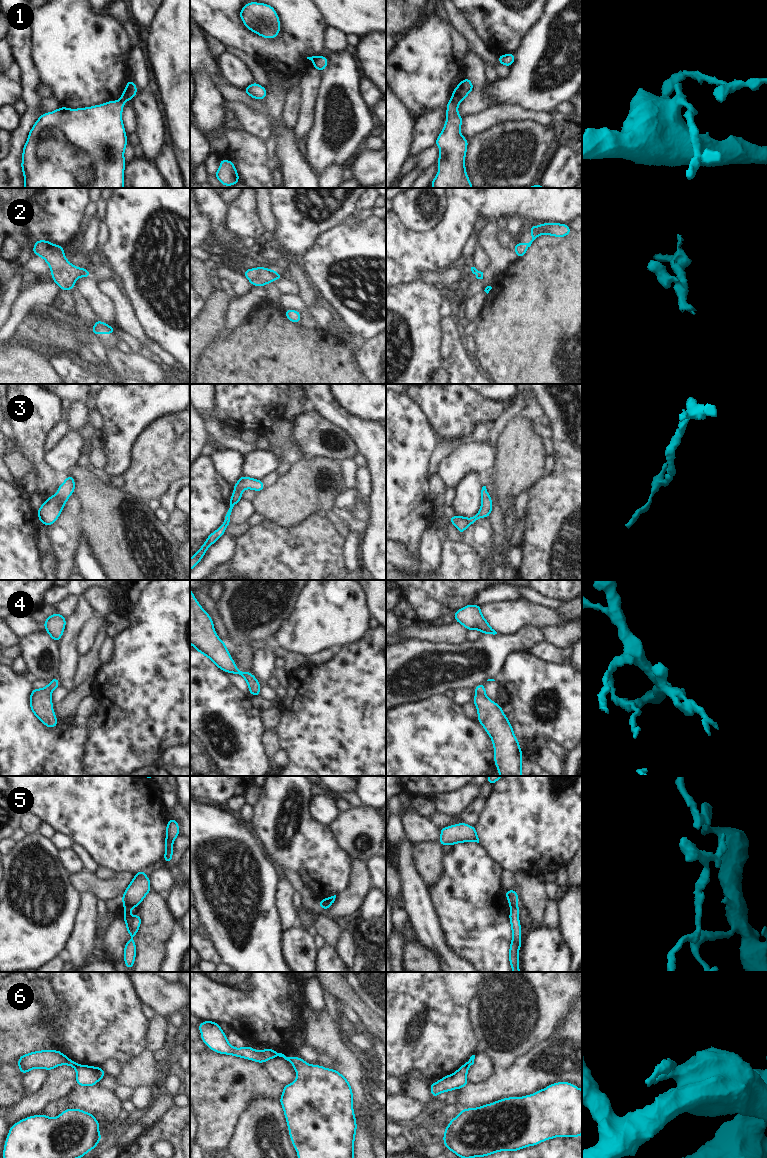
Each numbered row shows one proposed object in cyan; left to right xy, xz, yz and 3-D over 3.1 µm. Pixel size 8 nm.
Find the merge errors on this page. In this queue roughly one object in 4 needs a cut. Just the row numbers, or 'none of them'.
1, 5, 6

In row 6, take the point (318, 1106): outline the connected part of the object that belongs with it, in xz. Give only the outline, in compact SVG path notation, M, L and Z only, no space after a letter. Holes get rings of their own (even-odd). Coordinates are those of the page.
M274 1049L270 1050L289 1061L296 1071L296 1080L283 1086L283 1093L279 1101L283 1107L289 1136L298 1158L354 1158L357 1123L353 1109L353 1091L347 1079L337 1070L311 1065L301 1057L286 1057Z

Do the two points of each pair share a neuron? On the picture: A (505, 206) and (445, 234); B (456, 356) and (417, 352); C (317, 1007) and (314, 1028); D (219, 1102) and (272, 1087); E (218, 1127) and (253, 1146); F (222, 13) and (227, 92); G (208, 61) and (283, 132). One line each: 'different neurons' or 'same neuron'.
A: same neuron
B: different neurons
C: different neurons
D: same neuron
E: different neurons
F: different neurons
G: same neuron

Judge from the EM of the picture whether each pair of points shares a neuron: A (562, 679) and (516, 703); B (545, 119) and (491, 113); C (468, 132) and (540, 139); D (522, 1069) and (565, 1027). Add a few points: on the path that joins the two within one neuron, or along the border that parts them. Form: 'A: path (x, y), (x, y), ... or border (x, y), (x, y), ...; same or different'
A: path (551, 687), (527, 694); same
B: path (532, 116), (504, 114); same
C: border (503, 124), (476, 134), (469, 140); different
D: path (531, 1058), (555, 1038); same

